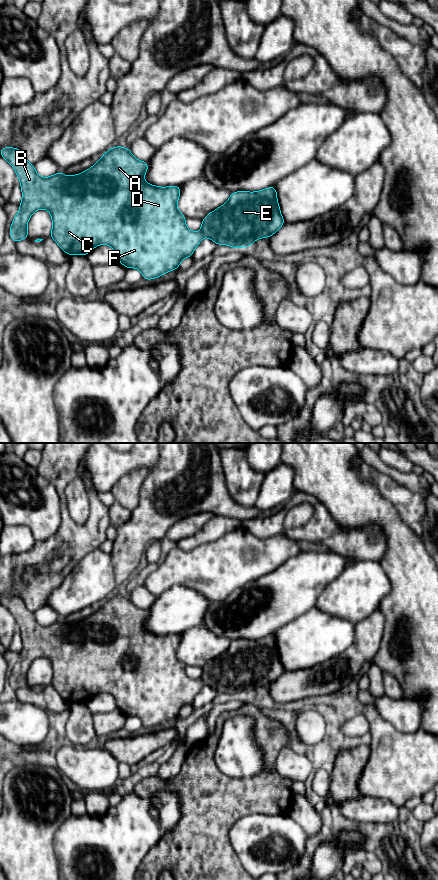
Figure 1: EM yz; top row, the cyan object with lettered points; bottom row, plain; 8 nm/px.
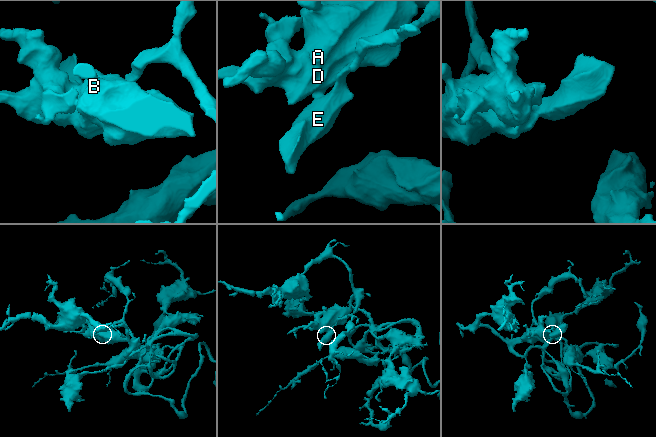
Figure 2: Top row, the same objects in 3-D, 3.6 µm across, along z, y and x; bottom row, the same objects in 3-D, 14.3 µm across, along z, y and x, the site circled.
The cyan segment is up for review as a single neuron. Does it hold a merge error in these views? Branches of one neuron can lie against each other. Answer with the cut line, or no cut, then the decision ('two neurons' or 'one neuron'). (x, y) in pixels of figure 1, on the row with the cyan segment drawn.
no cut | one neuron

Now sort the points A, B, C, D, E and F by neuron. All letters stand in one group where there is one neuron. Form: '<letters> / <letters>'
A B C D E F

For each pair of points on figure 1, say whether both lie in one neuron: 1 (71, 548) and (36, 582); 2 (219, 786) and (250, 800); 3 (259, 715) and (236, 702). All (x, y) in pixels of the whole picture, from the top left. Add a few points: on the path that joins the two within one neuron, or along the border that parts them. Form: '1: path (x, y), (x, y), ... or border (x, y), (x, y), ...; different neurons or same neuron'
1: path (62, 556), (45, 573); same neuron
2: path (227, 794), (230, 797), (242, 797); same neuron
3: border (250, 701), (235, 709), (224, 711), (220, 715); different neurons

